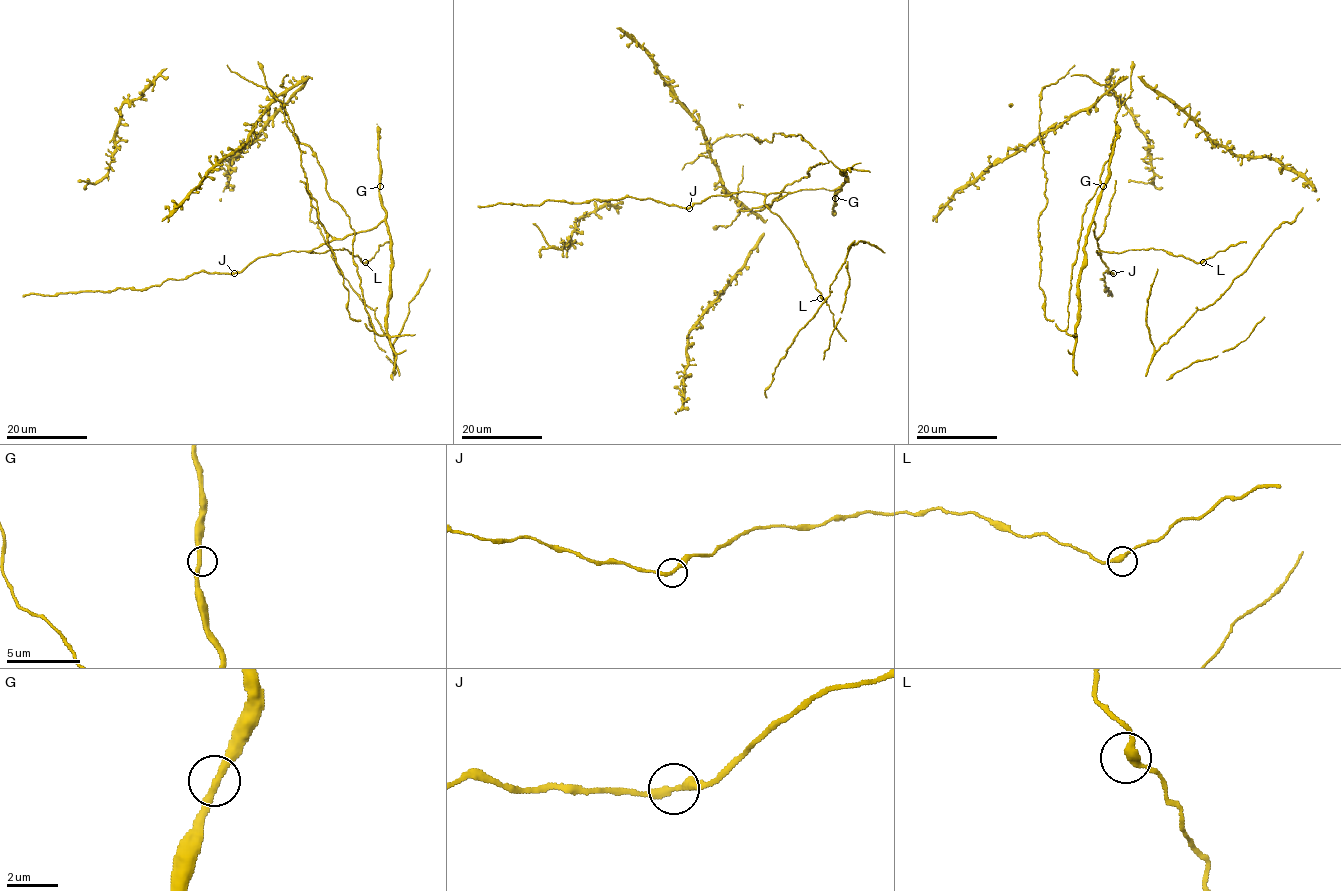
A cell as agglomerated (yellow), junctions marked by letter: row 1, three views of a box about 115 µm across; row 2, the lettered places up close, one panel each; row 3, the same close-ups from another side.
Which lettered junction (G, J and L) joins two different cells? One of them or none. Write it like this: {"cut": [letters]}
{"cut": []}

